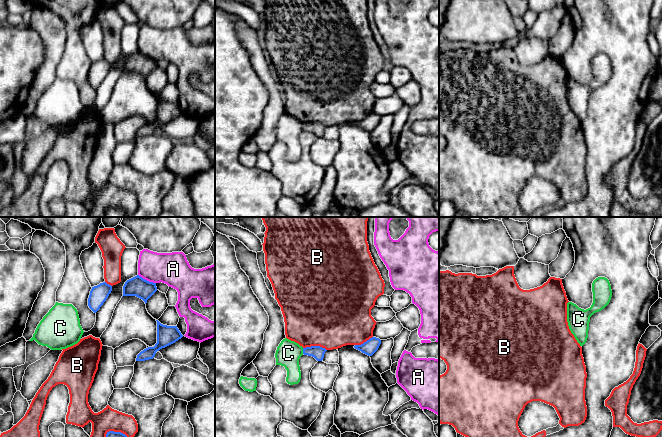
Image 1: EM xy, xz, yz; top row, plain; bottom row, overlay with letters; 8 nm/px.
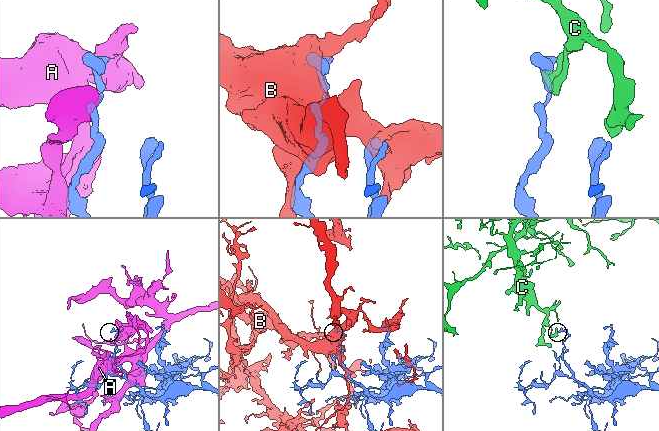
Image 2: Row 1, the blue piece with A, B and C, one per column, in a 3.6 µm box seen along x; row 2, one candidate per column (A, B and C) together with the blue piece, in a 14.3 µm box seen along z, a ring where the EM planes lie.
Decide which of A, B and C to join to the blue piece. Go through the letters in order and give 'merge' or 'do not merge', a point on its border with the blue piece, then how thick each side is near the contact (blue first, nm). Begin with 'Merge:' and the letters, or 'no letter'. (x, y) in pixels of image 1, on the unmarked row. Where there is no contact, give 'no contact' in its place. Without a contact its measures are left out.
Merge: no letter
A: do not merge; meets blue in xy at (146, 56); 160 nm thick on the blue side, 260 nm on the other
B: do not merge; meets blue in xz at (315, 122); 100 nm thick on the blue side, 500 nm on the other
C: do not merge; meets blue in xz at (303, 127); 100 nm thick on the blue side, 200 nm on the other

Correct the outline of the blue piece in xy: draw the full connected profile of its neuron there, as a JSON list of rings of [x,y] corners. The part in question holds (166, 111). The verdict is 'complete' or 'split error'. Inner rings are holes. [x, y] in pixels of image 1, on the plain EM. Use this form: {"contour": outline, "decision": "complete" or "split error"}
{"contour": [[[157,97],[157,119],[154,123],[148,123],[141,127],[136,137],[145,137],[153,135],[156,128],[165,124],[183,113],[177,102],[167,102]]], "decision": "complete"}

